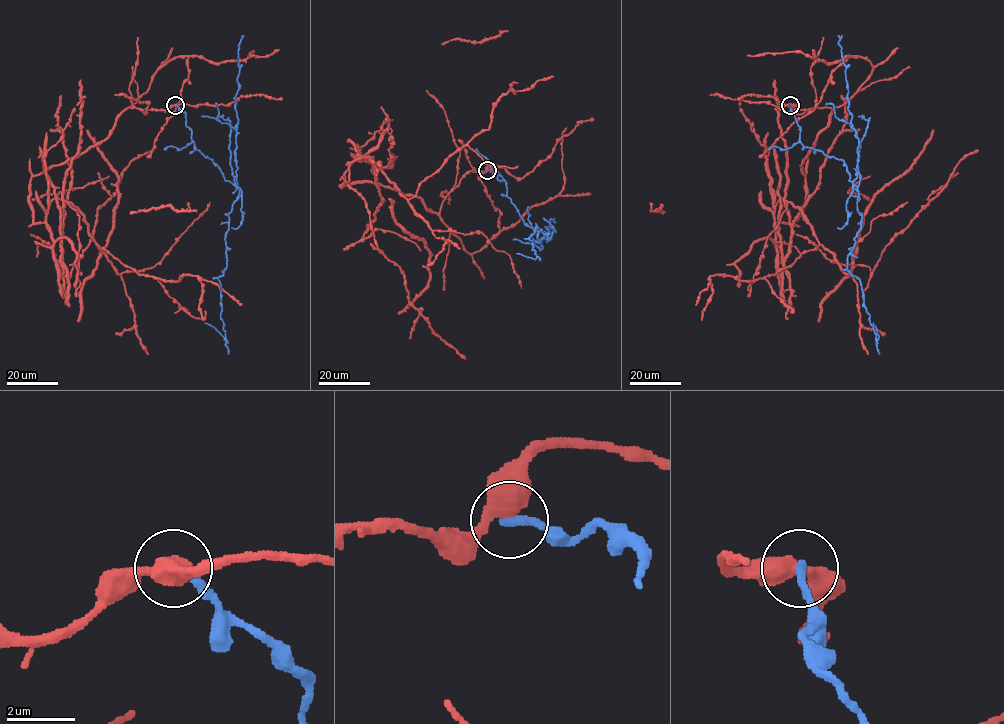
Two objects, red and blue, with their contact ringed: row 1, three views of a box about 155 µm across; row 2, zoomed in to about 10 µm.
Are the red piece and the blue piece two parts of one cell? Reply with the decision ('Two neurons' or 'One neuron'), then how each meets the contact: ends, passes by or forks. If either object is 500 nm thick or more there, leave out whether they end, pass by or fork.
Two neurons. At the ring red passes by. At the ring blue ends

